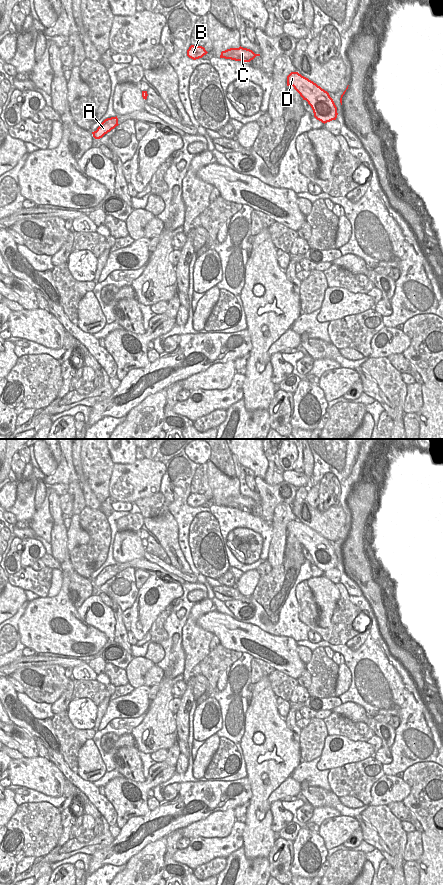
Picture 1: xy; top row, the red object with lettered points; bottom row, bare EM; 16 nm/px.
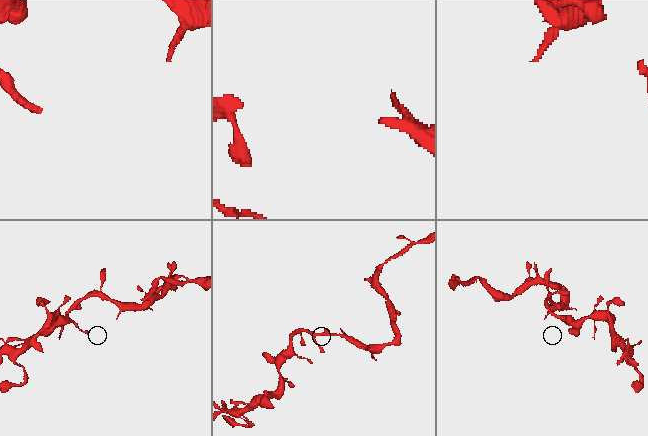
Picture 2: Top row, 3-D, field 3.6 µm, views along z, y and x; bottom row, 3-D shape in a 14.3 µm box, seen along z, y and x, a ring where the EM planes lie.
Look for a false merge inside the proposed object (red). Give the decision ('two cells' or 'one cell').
one cell

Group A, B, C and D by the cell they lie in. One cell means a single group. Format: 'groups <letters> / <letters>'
groups A B C D

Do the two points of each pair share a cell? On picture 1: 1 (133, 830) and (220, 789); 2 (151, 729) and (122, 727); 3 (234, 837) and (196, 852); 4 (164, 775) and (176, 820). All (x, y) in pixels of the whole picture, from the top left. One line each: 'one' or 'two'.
1: one
2: two
3: one
4: two

